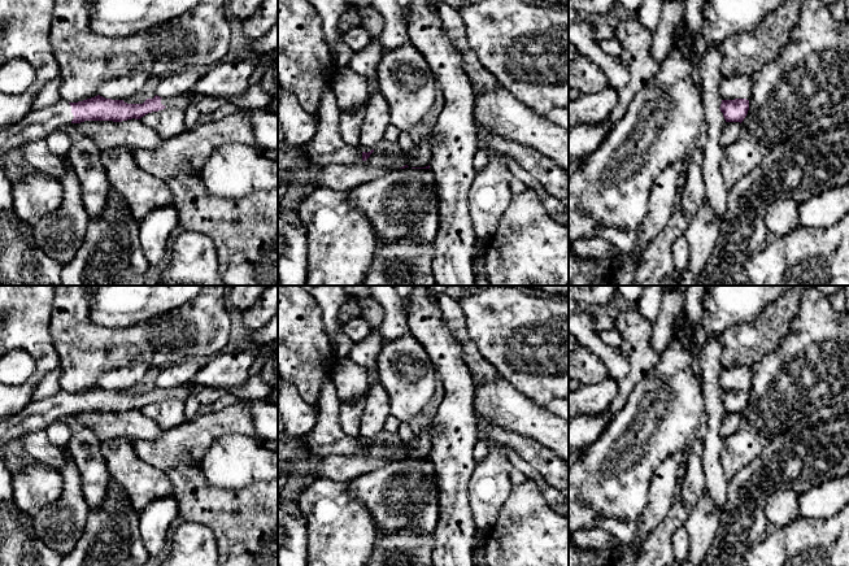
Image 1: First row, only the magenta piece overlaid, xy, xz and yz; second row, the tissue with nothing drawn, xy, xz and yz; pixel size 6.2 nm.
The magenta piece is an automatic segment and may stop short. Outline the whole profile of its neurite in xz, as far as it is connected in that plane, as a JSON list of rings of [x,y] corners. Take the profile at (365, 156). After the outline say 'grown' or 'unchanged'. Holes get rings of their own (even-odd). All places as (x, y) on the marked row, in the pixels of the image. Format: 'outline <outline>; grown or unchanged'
outline [[[326,87],[318,113],[315,138],[306,144],[308,162],[317,165],[351,165],[366,161],[374,152],[361,152],[360,147],[347,144],[339,134],[340,108],[330,87]]]; grown

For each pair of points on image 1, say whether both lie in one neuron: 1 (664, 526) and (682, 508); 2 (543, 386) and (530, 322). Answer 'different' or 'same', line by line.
1: same
2: same

